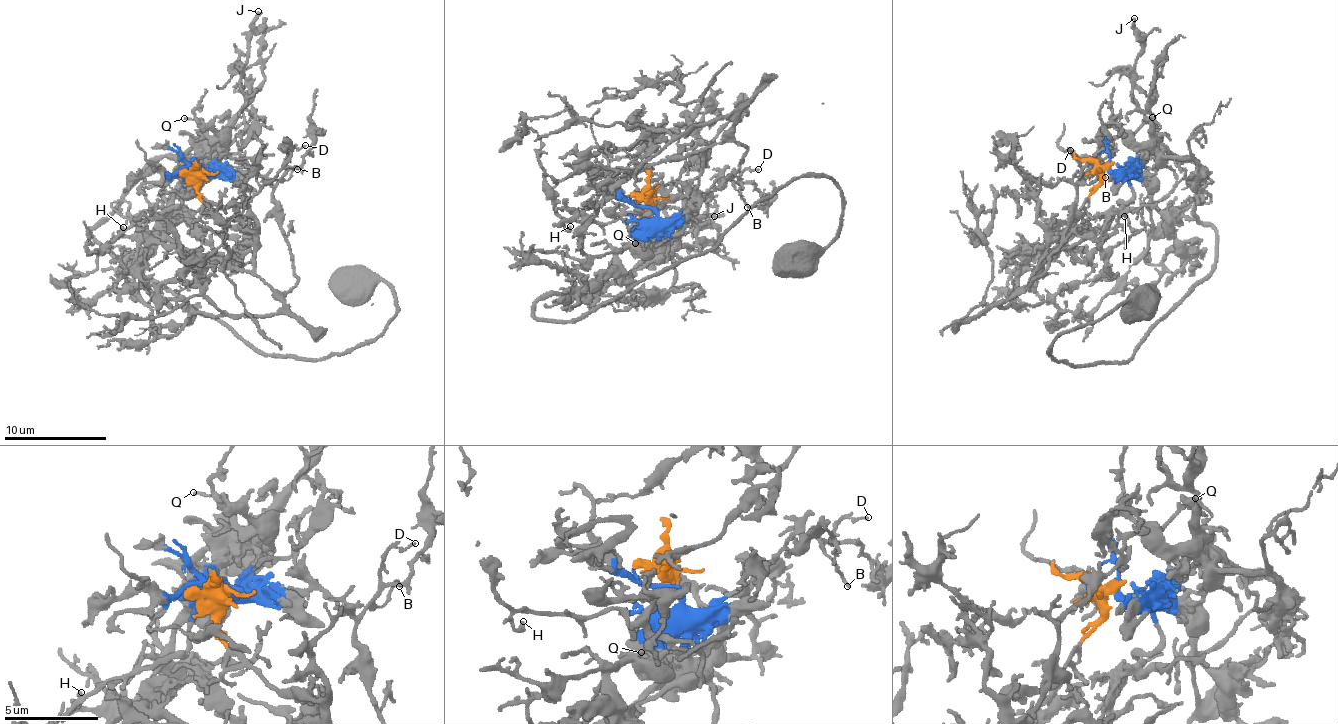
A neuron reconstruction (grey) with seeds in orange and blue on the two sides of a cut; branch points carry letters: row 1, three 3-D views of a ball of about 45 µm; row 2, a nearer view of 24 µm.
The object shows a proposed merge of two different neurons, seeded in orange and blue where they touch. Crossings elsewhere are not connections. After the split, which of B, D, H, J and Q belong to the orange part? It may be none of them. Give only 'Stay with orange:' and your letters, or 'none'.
Stay with orange: B, D

